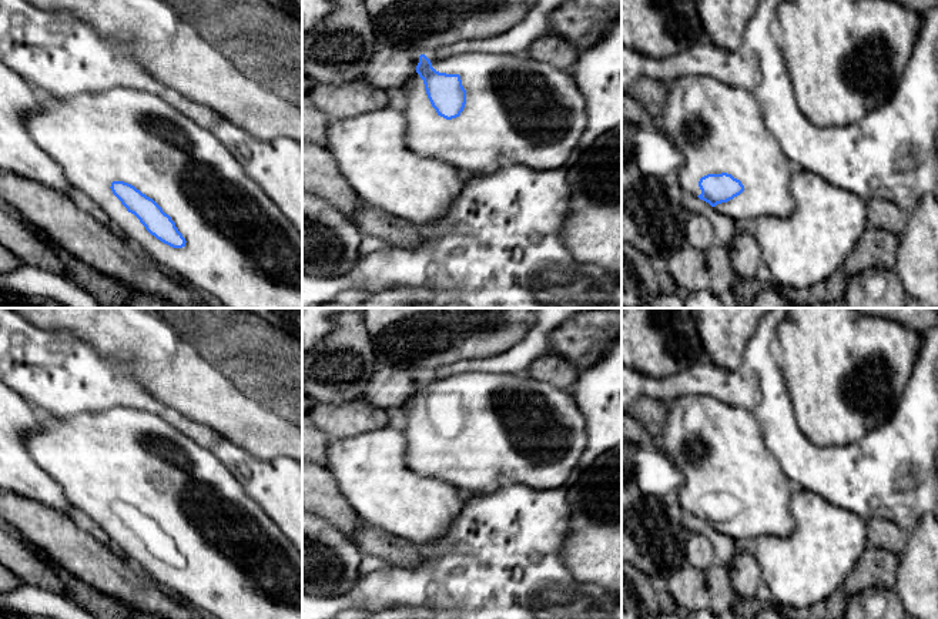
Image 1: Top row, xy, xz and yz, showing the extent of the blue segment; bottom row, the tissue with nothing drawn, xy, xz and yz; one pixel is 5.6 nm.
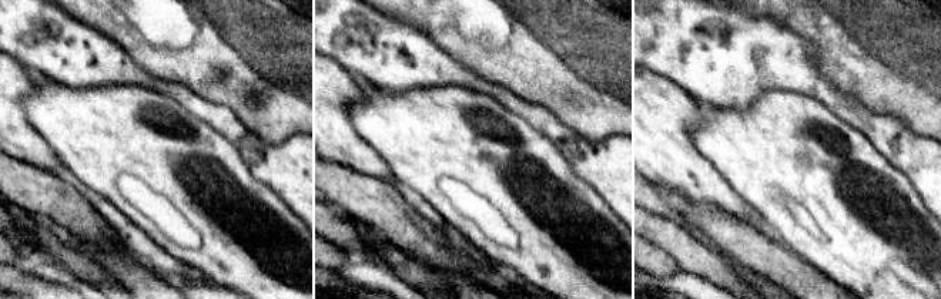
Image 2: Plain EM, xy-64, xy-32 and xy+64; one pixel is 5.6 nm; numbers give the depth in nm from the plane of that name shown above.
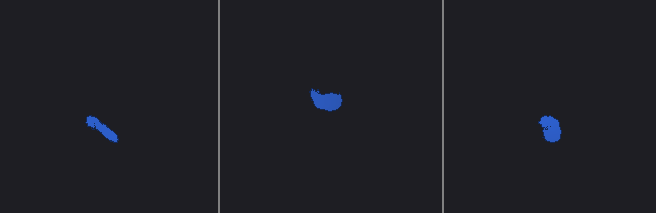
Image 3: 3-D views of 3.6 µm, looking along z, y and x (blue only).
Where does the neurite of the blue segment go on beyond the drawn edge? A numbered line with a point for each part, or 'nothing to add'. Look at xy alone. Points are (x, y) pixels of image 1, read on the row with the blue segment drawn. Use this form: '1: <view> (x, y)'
1: xy (241, 251)

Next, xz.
1: xz (521, 110)

